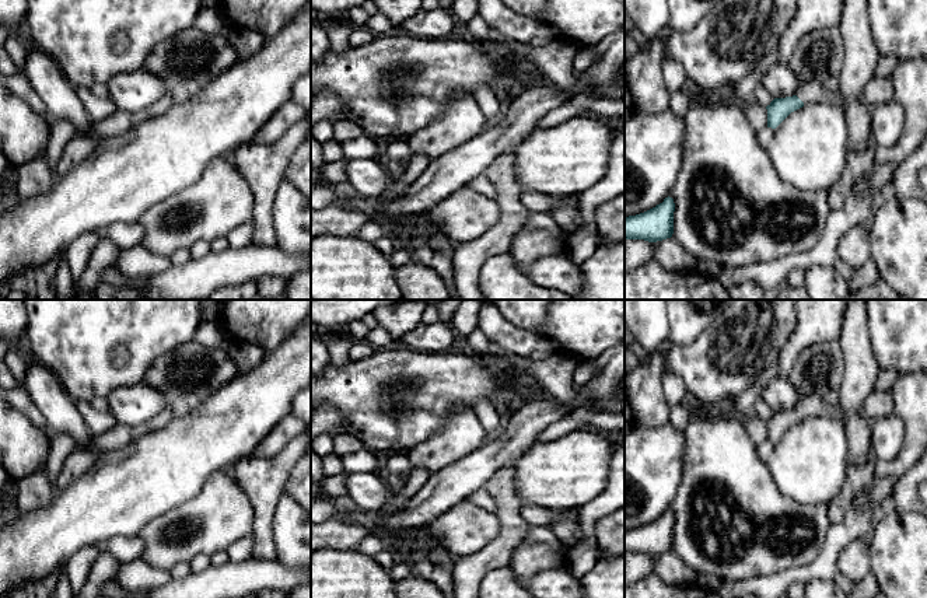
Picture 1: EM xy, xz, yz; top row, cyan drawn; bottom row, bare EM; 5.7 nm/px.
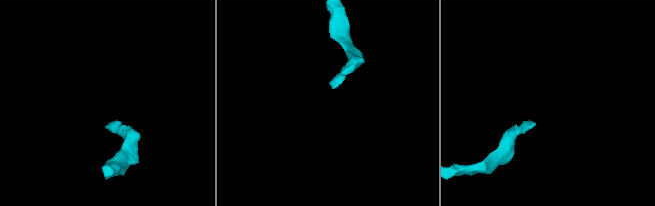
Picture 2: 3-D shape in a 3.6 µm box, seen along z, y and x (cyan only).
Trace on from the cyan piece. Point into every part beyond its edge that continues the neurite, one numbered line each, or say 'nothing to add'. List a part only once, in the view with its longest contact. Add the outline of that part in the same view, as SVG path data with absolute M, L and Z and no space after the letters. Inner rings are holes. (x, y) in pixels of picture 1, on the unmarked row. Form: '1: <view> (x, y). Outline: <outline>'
1: yz (814, 405). Outline: M819 395L802 396L795 409L804 416L804 419L811 416L830 416L839 422L844 420L843 409L839 402L828 405Z

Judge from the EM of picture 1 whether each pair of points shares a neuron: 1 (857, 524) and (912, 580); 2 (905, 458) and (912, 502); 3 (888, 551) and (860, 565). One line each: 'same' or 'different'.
1: different
2: different
3: different

